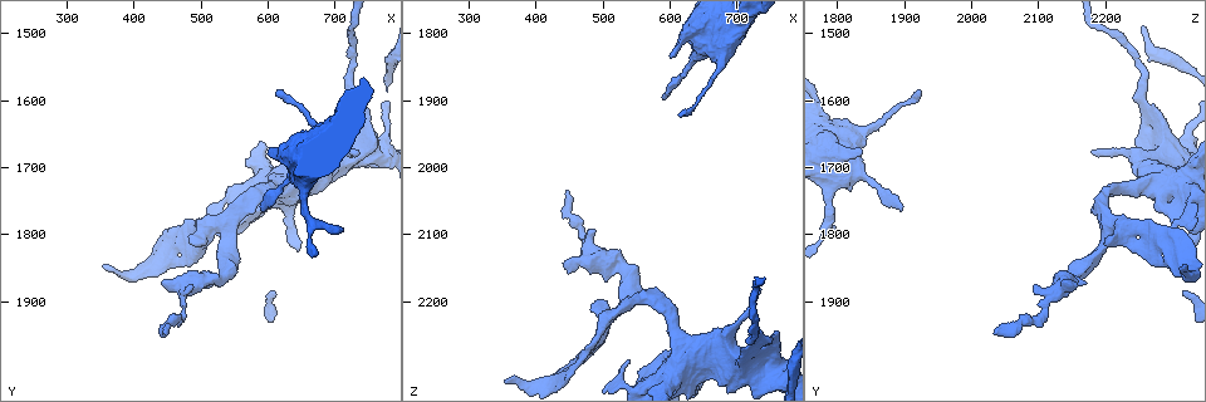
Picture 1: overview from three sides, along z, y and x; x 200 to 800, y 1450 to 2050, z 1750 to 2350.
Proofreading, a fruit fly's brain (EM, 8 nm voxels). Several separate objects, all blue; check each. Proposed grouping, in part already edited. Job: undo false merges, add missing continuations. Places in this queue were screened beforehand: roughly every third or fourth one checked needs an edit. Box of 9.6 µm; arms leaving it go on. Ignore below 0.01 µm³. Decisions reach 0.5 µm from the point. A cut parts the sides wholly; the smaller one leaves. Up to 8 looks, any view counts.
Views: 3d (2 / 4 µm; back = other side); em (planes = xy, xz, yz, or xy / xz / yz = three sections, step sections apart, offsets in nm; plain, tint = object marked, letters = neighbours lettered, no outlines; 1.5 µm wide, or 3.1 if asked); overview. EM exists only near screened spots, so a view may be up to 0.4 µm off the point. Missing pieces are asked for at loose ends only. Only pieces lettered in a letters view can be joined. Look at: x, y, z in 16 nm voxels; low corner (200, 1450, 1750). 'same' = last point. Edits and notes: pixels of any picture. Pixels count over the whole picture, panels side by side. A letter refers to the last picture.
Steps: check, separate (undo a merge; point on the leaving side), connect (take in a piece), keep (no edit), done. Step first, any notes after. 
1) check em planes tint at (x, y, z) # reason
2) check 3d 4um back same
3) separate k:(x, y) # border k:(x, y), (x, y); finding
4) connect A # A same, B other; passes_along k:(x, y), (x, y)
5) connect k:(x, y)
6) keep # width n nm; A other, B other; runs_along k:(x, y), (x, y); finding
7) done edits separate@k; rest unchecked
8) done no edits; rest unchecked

check 3d 2um at (605, 1685, 1835) # an open end

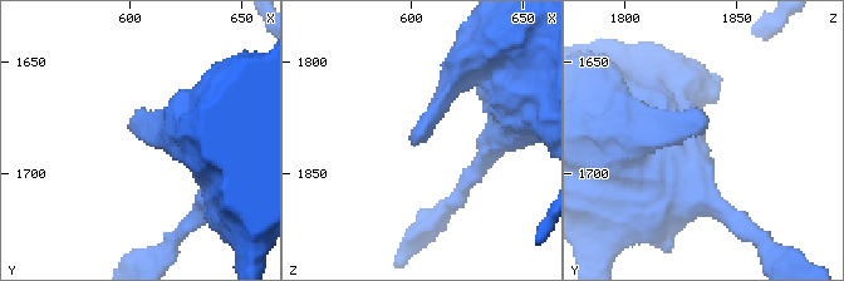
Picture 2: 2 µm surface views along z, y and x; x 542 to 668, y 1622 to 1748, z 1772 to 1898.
check em yz step 8 letters at (603, 1682, 1834) # need the tissue

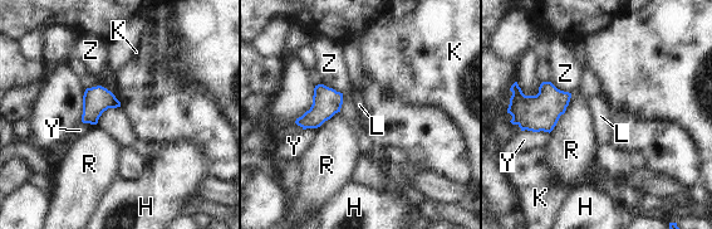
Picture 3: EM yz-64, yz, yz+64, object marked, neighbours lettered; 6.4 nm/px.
keep # width 130 nm; H other, K other, L other, R other, Y other, Z other; border 3:(523, 130), (546, 131), (549, 134); no lettered piece goes on from it

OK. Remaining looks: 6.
check em planes letters at (710, 1785, 1795) # branch stops here

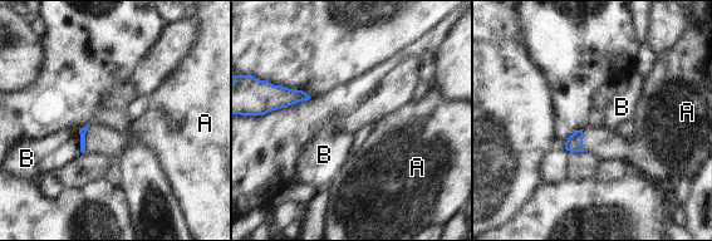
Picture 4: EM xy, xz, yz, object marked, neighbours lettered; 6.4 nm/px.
connect A # longest_contact A 190 nm; A same, B other; passes_along 4:(83, 131), (84, 138), (99, 139); the neuron continues

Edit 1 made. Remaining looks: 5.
check em planes tint at (445, 1945, 2035) # an open end

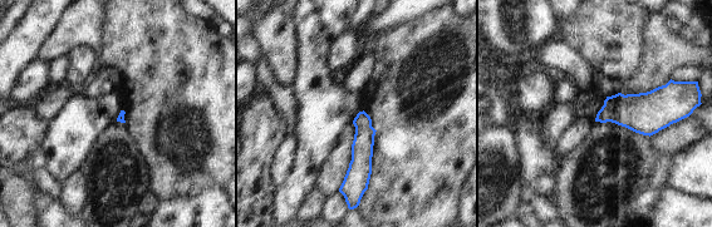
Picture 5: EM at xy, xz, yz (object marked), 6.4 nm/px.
check em planes letters same

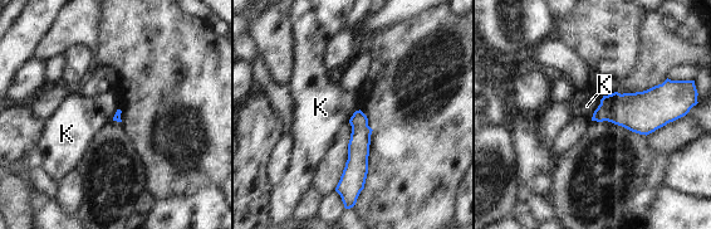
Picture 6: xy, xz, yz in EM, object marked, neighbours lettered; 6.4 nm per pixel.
keep # K other; border 6:(601, 100), (591, 120); none of them fits

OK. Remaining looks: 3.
done edits connect@4; rest unchecked

